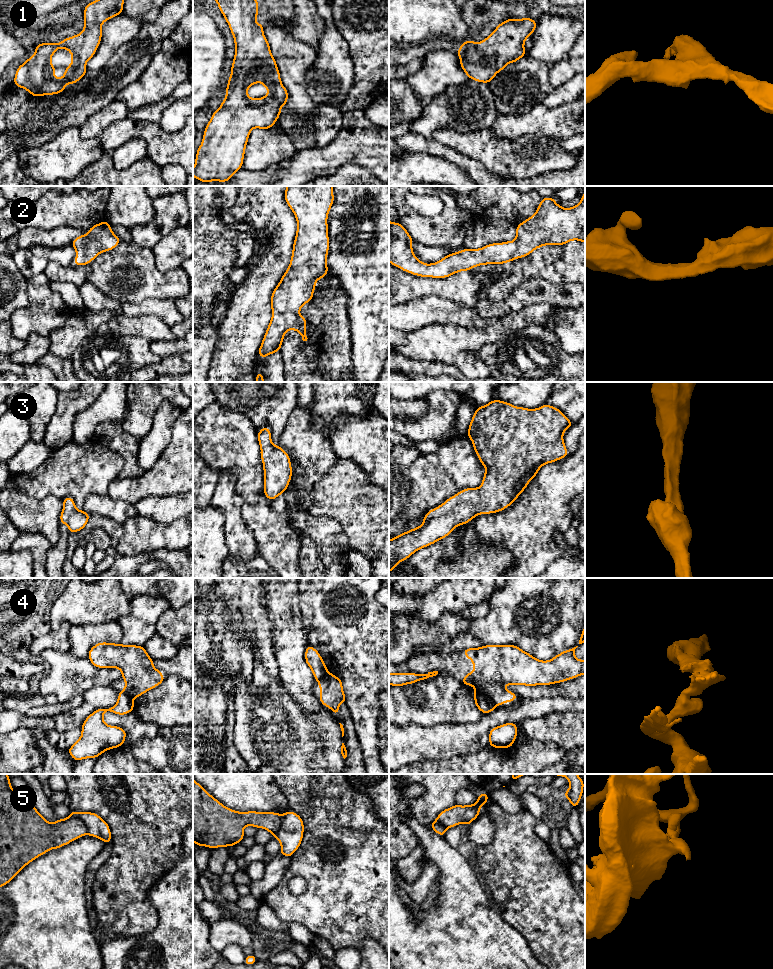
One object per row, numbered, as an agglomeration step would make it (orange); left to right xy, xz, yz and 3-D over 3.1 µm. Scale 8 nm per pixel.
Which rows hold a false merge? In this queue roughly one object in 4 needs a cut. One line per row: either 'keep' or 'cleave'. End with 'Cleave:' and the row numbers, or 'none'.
1: keep
2: keep
3: keep
4: cleave
5: cleave
Cleave: 4, 5

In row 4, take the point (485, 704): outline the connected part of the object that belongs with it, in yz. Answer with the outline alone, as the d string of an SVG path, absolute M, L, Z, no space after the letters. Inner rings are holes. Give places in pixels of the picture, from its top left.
M474 690L474 702L477 708L483 713L487 714L493 712L497 707L495 702L482 692Z

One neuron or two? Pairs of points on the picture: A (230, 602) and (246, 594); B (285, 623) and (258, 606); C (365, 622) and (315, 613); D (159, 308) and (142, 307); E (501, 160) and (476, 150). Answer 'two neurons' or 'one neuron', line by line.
A: one neuron
B: two neurons
C: one neuron
D: one neuron
E: one neuron

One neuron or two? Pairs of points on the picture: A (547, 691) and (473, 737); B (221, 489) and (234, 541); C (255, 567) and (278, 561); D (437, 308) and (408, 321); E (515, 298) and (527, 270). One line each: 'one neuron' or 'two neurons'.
A: two neurons
B: one neuron
C: two neurons
D: one neuron
E: two neurons

